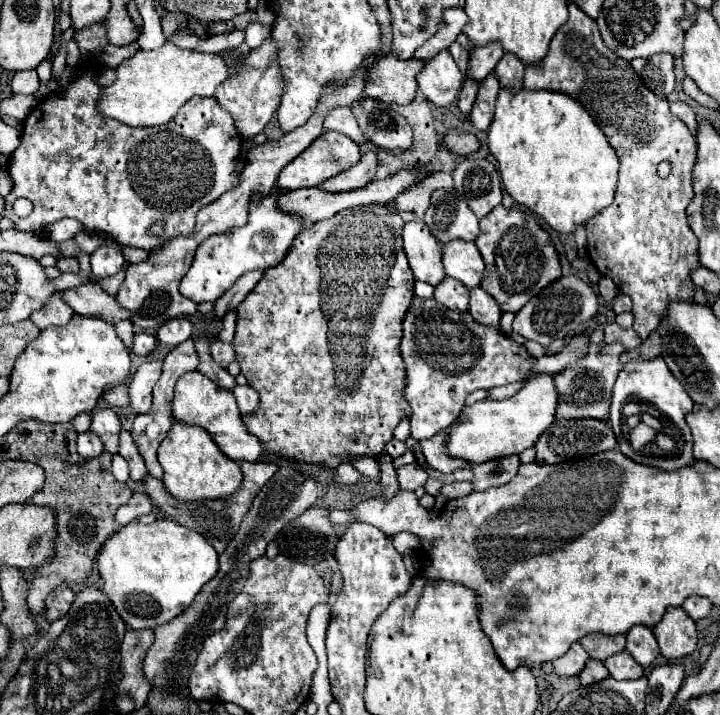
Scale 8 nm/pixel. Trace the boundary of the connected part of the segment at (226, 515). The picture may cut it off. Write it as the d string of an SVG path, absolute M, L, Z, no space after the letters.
M240 463L240 467L242 467L242 473L244 473L242 485L238 487L236 493L232 493L232 495L228 495L228 497L224 497L224 499L218 499L218 501L212 501L212 499L208 499L208 501L206 501L206 499L204 499L204 501L180 501L180 499L172 497L172 495L166 491L166 487L164 487L164 483L162 483L160 479L154 479L154 477L150 477L150 475L142 481L142 485L144 485L146 495L152 499L154 507L156 507L166 519L176 521L176 523L180 523L180 525L184 525L184 527L196 529L200 535L206 537L208 543L214 545L214 549L216 549L218 553L222 553L222 551L226 549L228 541L234 537L234 533L236 533L236 529L238 529L238 525L240 525L244 513L248 513L248 509L250 509L250 505L252 505L256 493L264 487L264 483L266 483L266 481L274 475L274 471L276 471L276 465L272 465L272 463Z

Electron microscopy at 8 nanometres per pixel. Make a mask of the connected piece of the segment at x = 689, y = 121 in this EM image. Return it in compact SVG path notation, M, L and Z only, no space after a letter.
M674 101L674 103L670 103L670 111L672 111L680 121L684 121L684 123L688 125L688 129L690 129L692 135L696 135L696 127L698 127L698 123L696 123L696 115L694 115L694 111L692 111L686 103Z

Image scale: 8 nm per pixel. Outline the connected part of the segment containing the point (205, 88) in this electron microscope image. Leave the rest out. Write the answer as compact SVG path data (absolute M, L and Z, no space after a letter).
M168 41L160 49L138 51L134 57L120 63L118 79L100 95L100 113L132 127L164 125L190 97L214 97L218 85L228 77L230 67L222 55L180 49Z

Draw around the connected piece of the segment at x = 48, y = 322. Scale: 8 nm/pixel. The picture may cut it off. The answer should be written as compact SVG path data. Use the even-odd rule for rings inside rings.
M56 293L48 299L48 305L36 313L32 313L30 321L40 329L48 329L48 327L62 327L72 319L74 311L64 305L64 301L60 301L60 297L56 297Z

